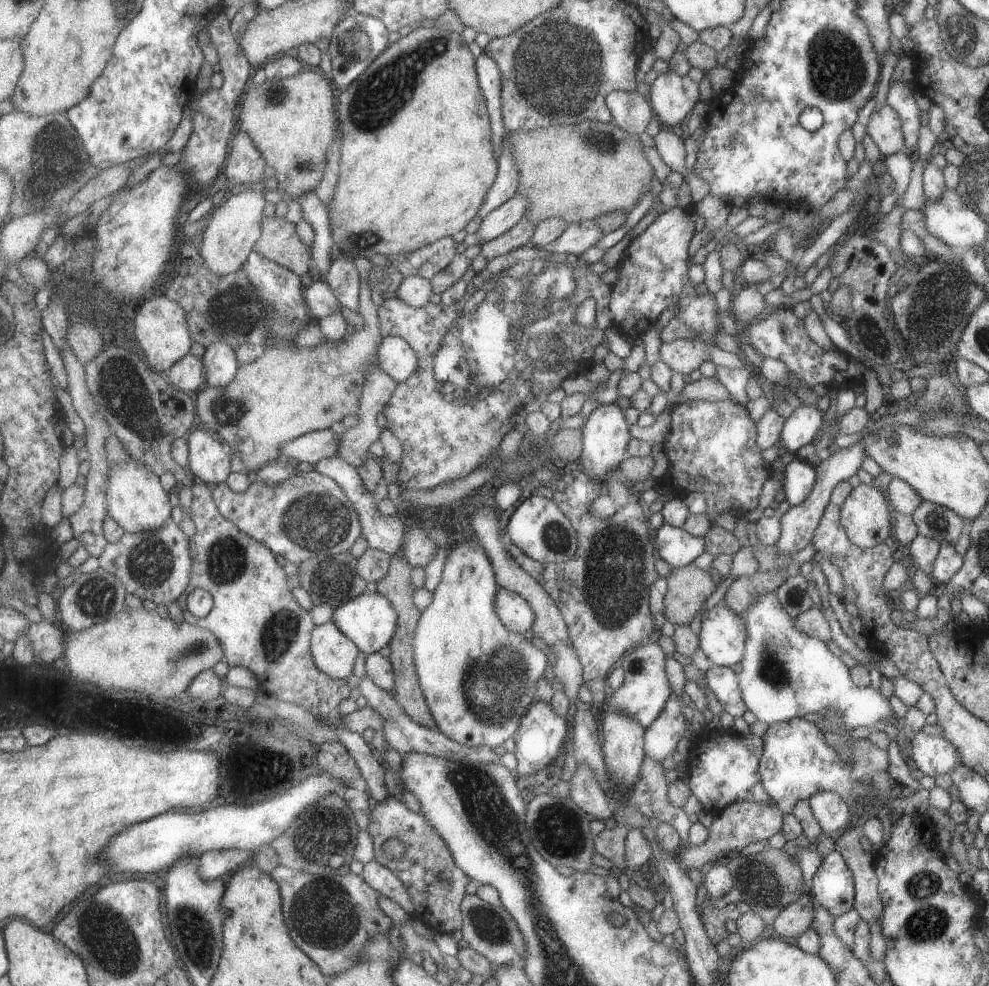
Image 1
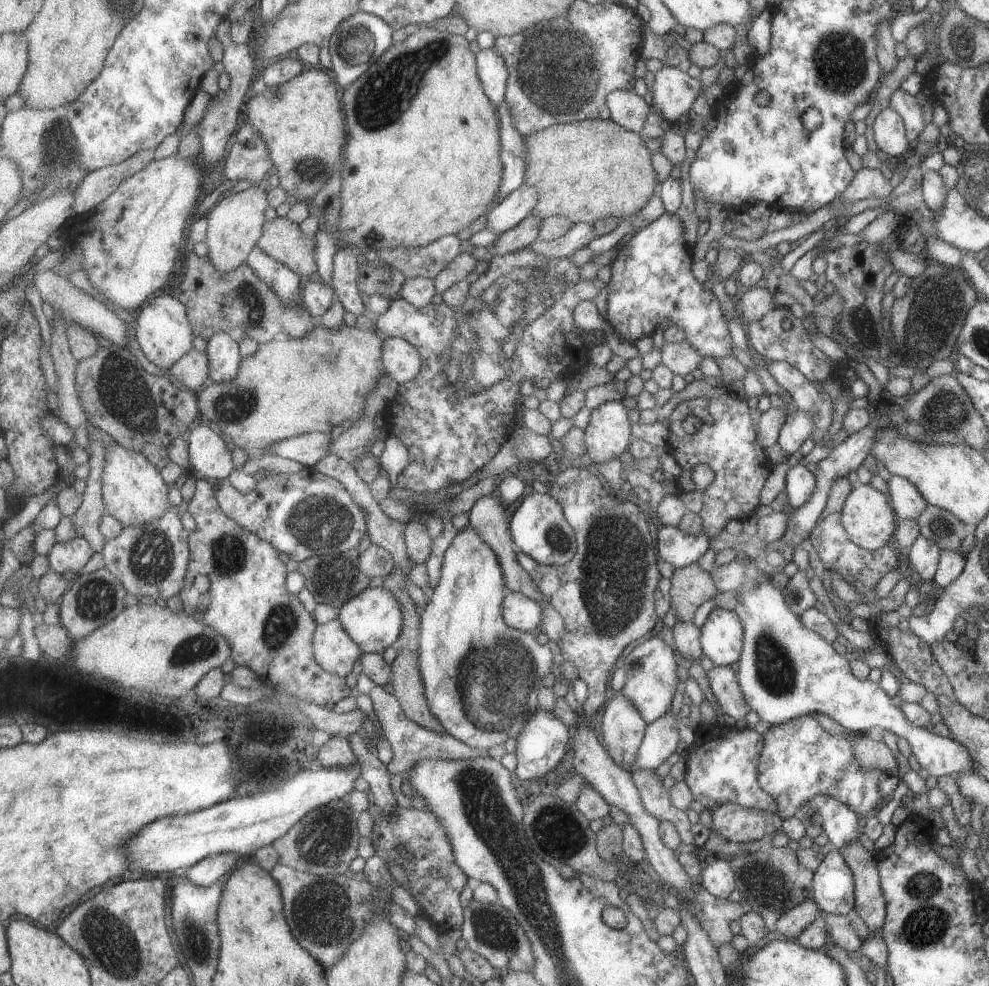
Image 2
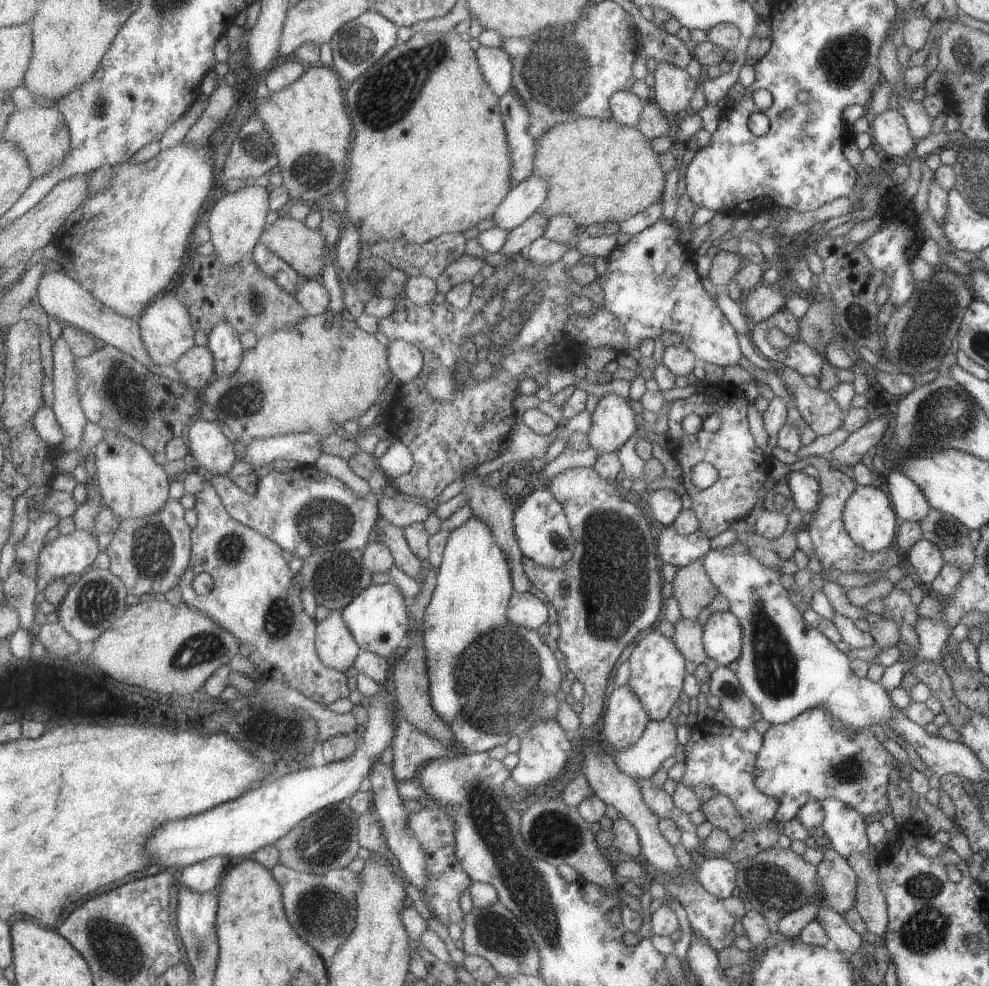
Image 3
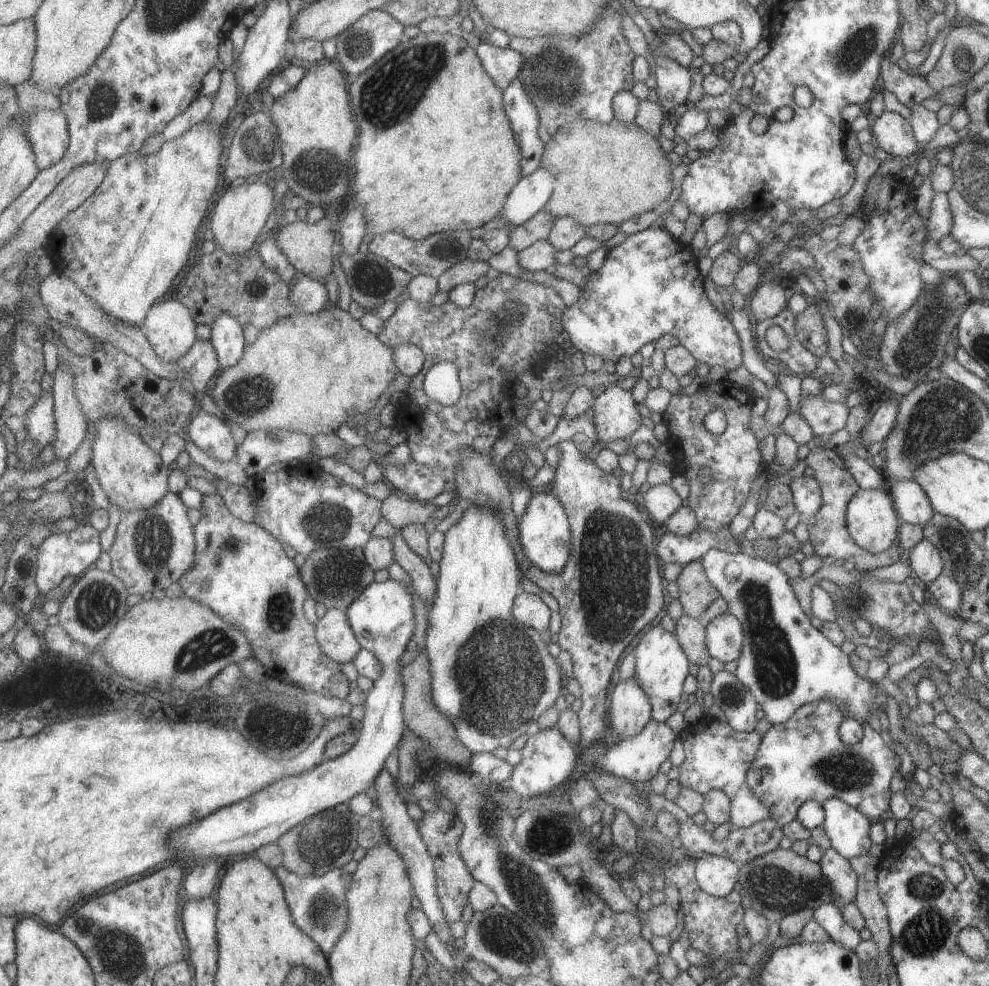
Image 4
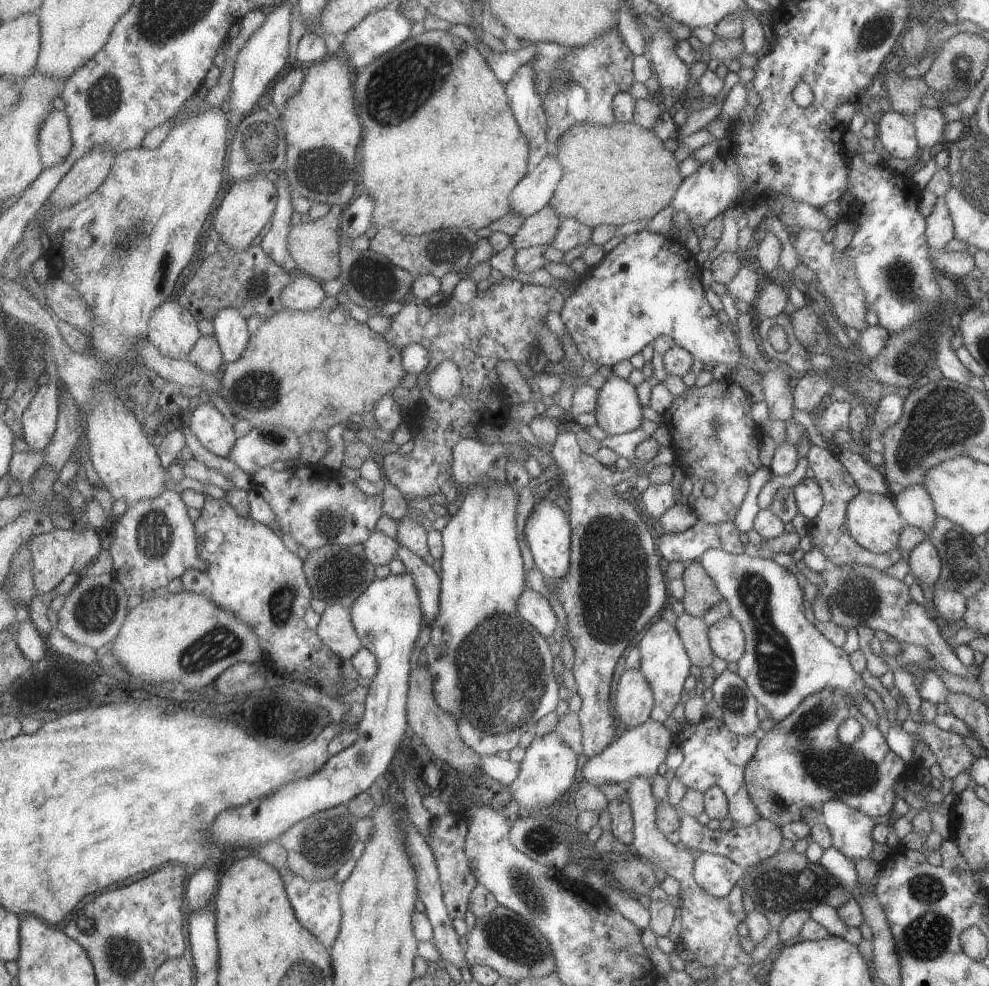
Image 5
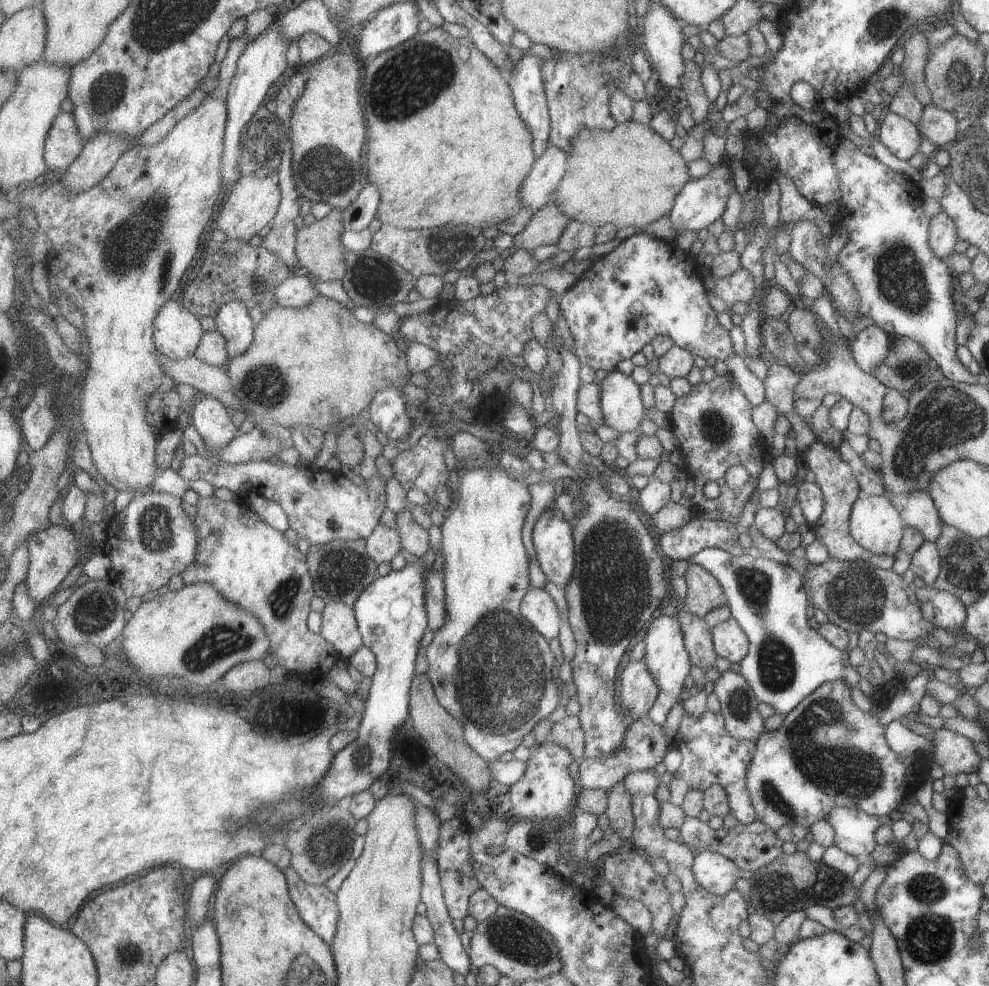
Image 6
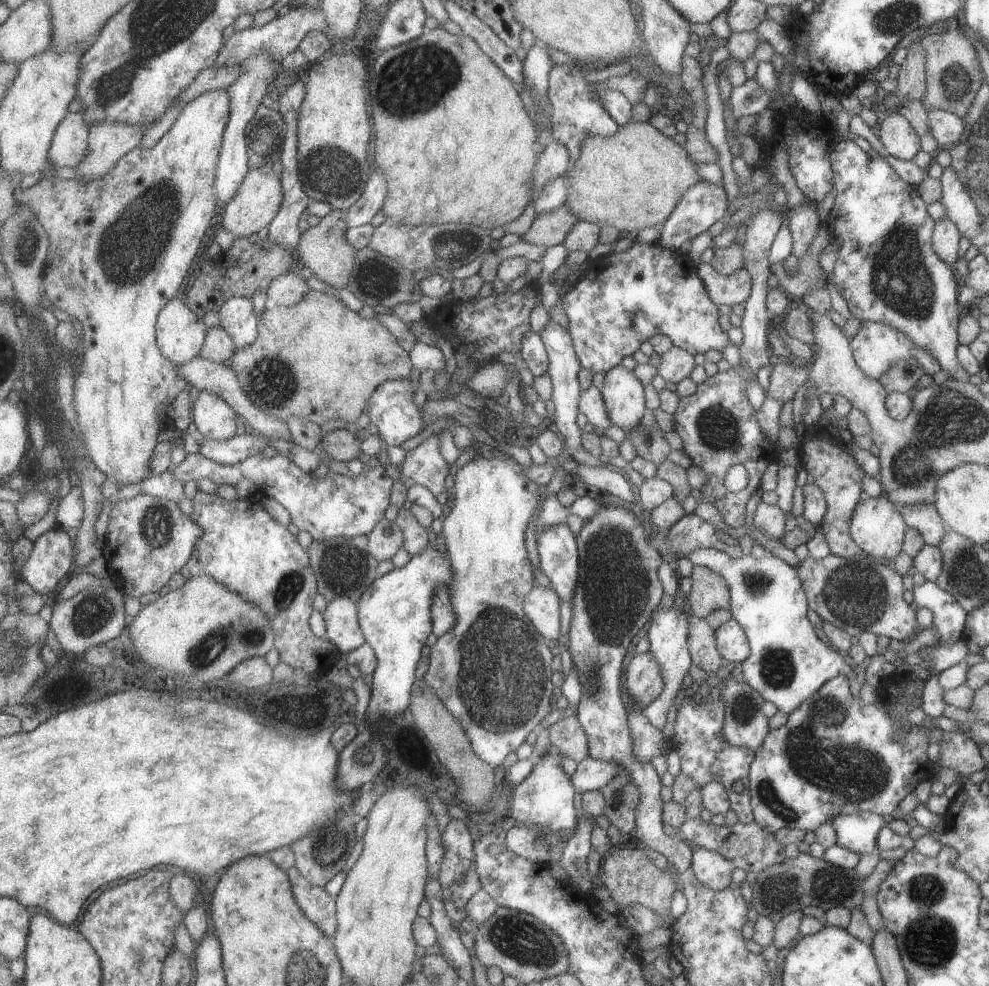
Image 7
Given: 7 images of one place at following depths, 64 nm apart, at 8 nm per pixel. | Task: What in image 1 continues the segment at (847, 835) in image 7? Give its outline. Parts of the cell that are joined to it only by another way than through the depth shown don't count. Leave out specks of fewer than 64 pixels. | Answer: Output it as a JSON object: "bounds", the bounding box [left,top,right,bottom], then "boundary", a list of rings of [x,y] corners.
{"bounds":[807,792,852,838],"boundary":[[[836,792],[812,794],[807,804],[820,829],[830,838],[837,838],[848,826],[852,808]]]}

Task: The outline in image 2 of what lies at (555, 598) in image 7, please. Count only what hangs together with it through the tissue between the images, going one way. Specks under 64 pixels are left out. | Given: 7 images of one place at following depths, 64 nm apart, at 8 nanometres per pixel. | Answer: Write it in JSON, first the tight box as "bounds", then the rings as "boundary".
{"bounds":[502,591,543,632],"boundary":[[[509,591],[502,602],[502,611],[509,626],[520,631],[538,632],[543,609],[523,593]]]}

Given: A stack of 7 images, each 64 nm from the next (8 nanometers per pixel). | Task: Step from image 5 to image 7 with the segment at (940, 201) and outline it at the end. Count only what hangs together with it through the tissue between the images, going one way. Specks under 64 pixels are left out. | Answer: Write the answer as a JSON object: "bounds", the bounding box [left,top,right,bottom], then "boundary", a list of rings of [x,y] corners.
{"bounds":[931,217,960,266],"boundary":[[[942,217],[934,221],[931,235],[933,252],[948,265],[952,266],[957,257],[957,242],[960,234],[955,223],[950,219]]]}

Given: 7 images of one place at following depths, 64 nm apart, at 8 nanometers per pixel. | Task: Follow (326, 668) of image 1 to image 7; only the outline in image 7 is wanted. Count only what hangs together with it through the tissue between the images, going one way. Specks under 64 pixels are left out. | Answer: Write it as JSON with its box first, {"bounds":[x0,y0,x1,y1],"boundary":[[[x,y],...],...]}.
{"bounds":[324,597,367,655],"boundary":[[[339,597],[327,604],[324,617],[328,639],[338,646],[341,654],[348,655],[367,643],[358,614],[358,603],[347,597]]]}

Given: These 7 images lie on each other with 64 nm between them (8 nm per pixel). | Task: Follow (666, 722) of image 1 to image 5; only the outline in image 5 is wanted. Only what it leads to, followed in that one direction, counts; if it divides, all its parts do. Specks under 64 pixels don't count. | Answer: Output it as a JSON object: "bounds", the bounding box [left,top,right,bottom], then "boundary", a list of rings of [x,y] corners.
{"bounds":[581,718,672,787],"boundary":[[[650,718],[642,725],[624,729],[615,742],[612,742],[611,746],[607,746],[607,750],[602,750],[588,759],[581,770],[582,778],[596,787],[610,782],[625,784],[633,777],[651,779],[657,772],[657,766],[667,756],[667,748],[671,744],[672,735],[672,732],[663,726],[663,723]]]}

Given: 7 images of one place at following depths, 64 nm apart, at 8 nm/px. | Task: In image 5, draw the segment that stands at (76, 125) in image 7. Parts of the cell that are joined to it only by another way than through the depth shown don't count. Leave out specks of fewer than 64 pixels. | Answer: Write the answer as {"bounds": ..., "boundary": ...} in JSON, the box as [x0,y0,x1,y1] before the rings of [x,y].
{"bounds":[39,111,74,168],"boundary":[[[51,111],[40,126],[39,150],[45,168],[65,162],[74,147],[69,115],[63,111]]]}

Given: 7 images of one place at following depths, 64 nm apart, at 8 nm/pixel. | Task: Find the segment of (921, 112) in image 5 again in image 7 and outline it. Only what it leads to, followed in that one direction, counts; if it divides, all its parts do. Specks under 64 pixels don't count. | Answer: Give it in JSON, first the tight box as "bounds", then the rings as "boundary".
{"bounds":[927,109,965,148],"boundary":[[[941,109],[930,110],[927,114],[928,133],[939,148],[948,148],[961,140],[965,128],[957,115]]]}

